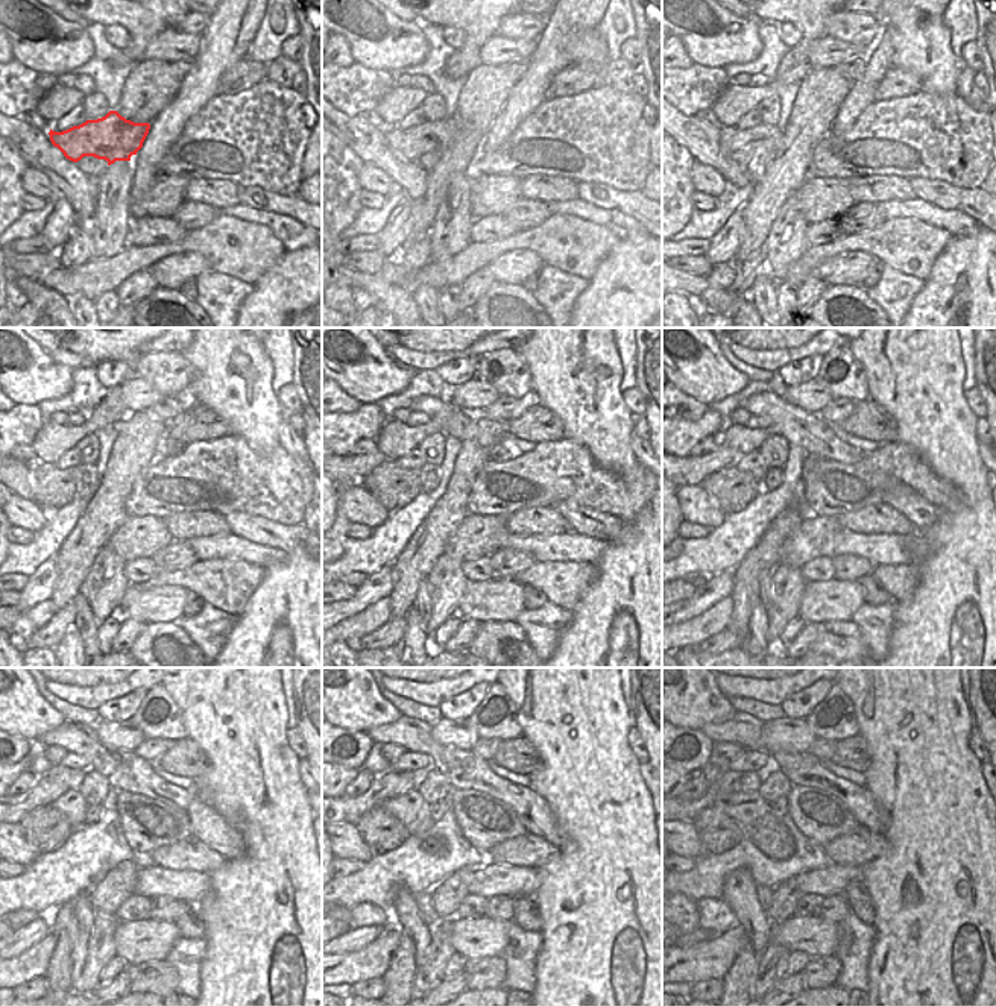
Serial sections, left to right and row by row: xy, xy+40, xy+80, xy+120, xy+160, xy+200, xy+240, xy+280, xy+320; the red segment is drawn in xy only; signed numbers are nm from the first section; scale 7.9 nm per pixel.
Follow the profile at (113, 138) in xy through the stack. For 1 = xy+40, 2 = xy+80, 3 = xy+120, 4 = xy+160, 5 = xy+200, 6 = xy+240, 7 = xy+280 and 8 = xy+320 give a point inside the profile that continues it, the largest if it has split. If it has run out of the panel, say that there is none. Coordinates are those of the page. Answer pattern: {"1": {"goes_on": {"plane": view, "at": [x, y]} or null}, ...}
{"1": {"goes_on": {"plane": "xy+40", "at": [415, 141]}}, "2": {"goes_on": {"plane": "xy+80", "at": [741, 146]}}, "3": {"goes_on": {"plane": "xy+120", "at": [53, 487]}}, "4": {"goes_on": {"plane": "xy+160", "at": [393, 487]}}, "5": {"goes_on": {"plane": "xy+200", "at": [732, 489]}}, "6": {"goes_on": {"plane": "xy+240", "at": [46, 829]}}, "7": {"goes_on": {"plane": "xy+280", "at": [381, 832]}}, "8": {"goes_on": {"plane": "xy+320", "at": [718, 833]}}}

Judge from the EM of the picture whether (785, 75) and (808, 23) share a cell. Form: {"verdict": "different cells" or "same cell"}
{"verdict": "same cell"}

